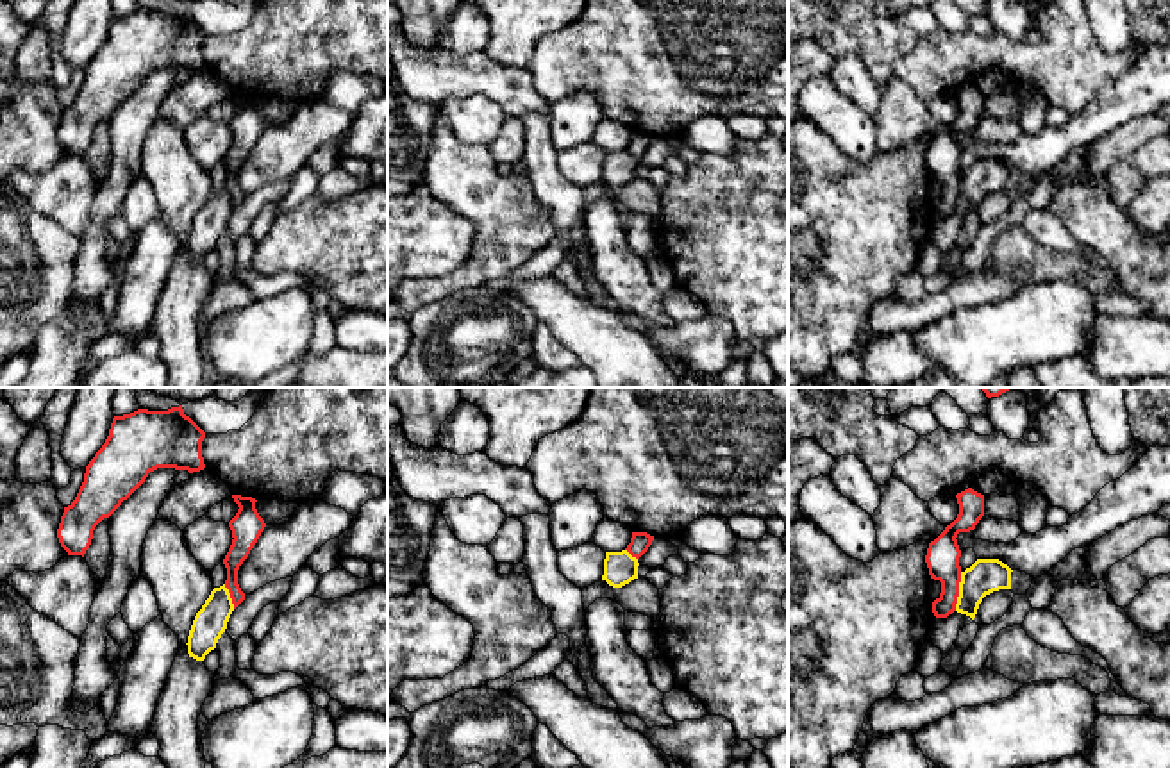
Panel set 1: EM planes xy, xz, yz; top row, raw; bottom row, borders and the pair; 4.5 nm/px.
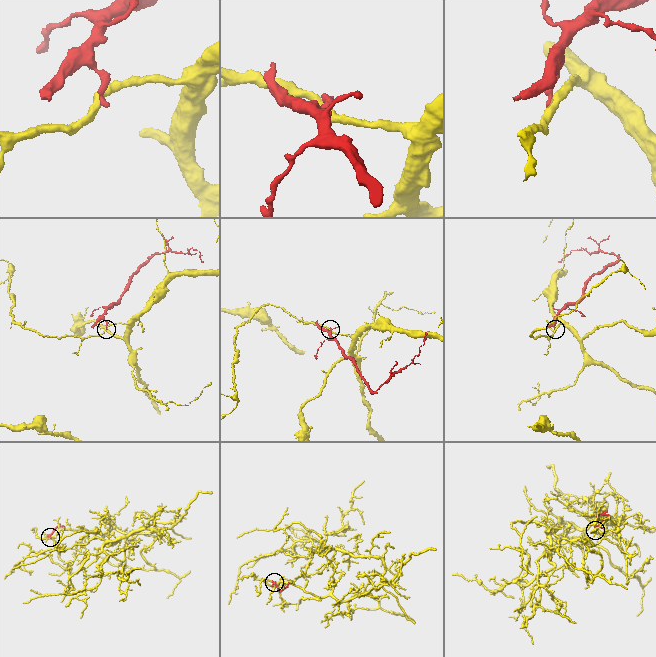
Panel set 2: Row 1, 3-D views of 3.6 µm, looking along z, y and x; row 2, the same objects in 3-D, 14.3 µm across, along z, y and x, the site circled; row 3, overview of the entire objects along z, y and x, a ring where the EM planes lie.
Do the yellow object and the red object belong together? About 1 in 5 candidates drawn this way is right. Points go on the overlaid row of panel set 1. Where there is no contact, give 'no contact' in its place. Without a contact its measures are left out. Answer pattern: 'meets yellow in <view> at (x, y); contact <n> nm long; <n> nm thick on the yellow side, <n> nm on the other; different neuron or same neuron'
meets yellow in yz at (960, 592); contact 180 nm long; 160 nm thick on the yellow side, 150 nm on the other; different neuron

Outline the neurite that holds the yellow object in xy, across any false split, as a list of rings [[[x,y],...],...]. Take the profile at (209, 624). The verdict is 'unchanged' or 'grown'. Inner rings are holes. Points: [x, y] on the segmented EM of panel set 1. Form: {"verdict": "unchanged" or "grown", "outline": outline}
{"verdict": "unchanged", "outline": [[[225,584],[214,588],[193,620],[186,643],[189,657],[204,661],[216,648],[232,611],[234,604]]]}

